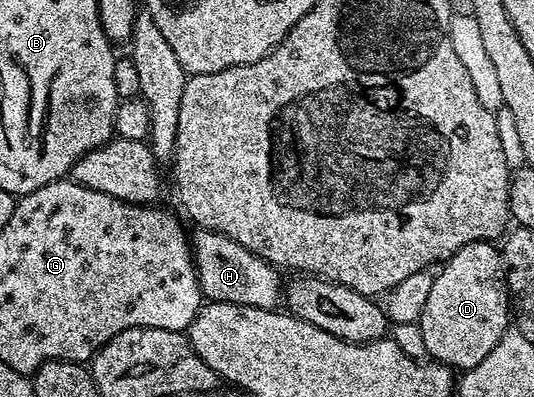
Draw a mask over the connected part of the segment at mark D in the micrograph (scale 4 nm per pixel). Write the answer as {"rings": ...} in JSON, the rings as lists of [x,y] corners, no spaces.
{"rings":[[[483,240],[464,244],[453,256],[441,263],[439,270],[442,271],[434,274],[432,290],[428,293],[428,300],[425,301],[424,310],[417,323],[424,336],[427,355],[433,361],[441,362],[455,371],[465,372],[476,368],[492,348],[500,344],[511,325],[512,303],[510,290],[506,287],[506,267],[502,264],[499,247],[493,241]]]}

